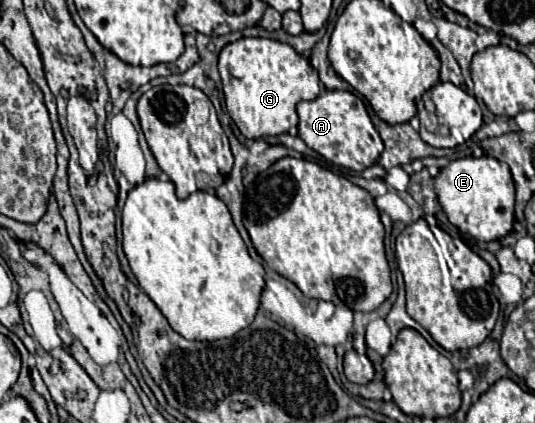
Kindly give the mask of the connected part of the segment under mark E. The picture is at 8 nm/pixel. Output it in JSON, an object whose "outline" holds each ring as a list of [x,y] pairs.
{"outline":[[[465,157],[451,161],[435,177],[435,193],[449,221],[477,241],[501,239],[513,229],[515,183],[509,167],[493,157]]]}

